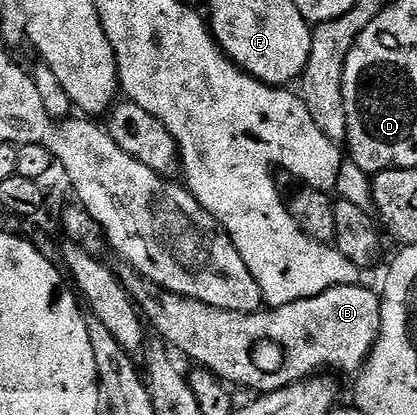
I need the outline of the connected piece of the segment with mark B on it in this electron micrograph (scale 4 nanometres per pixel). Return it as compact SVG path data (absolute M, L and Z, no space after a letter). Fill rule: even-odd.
M128 266L122 269L119 272L121 285L129 292L148 327L152 331L154 328L157 331L154 333L164 340L170 349L178 348L187 359L197 363L194 365L216 374L226 385L238 384L241 388L254 388L254 393L257 394L298 384L299 381L326 370L356 374L365 367L366 360L377 344L377 335L381 332L380 295L369 288L361 288L360 283L340 284L315 298L303 298L287 306L259 312L232 312L163 290L158 284L152 284L146 276L140 276Z

